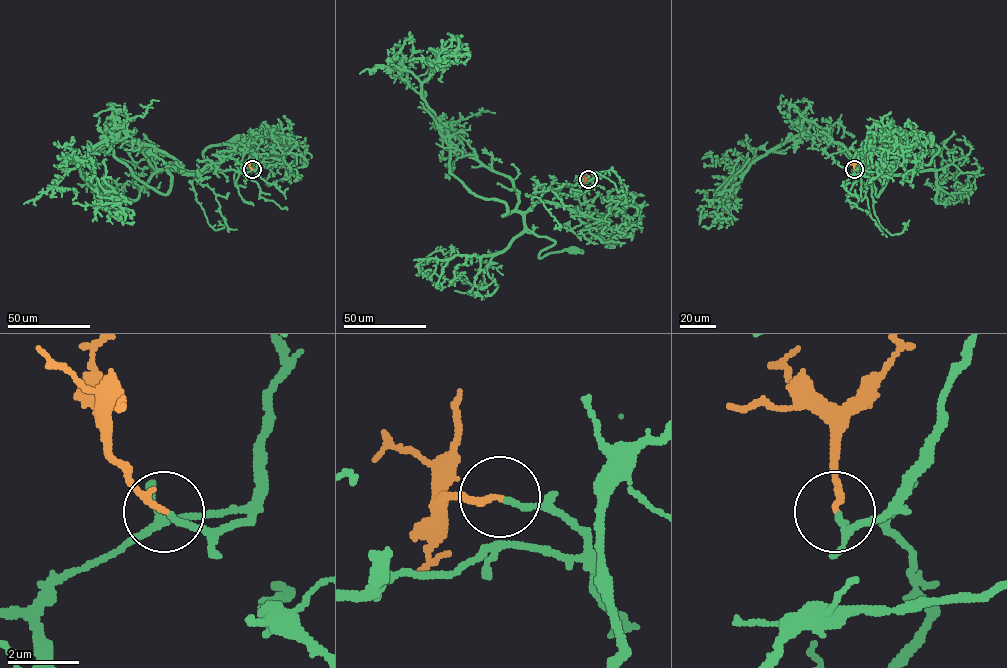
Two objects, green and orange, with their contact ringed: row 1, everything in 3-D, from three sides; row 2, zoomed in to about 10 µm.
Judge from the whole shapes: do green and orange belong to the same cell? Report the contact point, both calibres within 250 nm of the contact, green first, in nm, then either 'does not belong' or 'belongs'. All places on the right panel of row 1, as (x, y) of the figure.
(854, 169) | 160/180 nm | belongs

